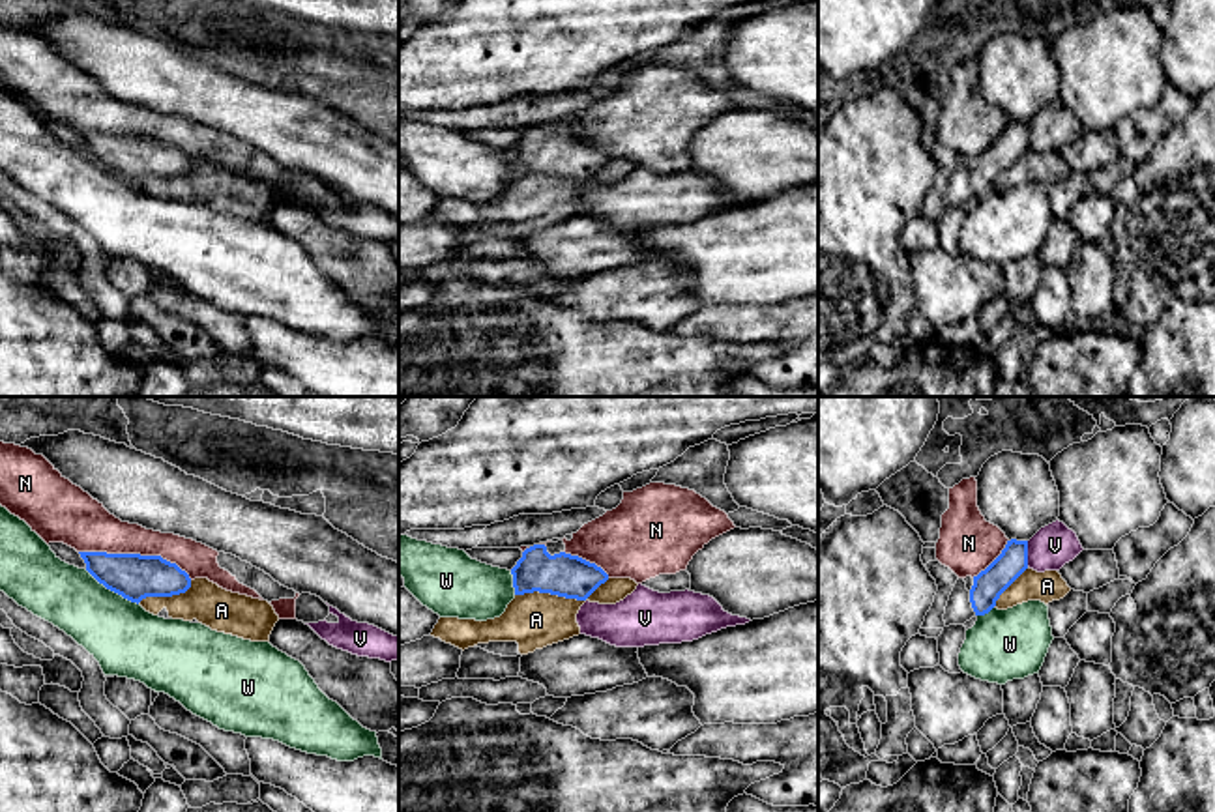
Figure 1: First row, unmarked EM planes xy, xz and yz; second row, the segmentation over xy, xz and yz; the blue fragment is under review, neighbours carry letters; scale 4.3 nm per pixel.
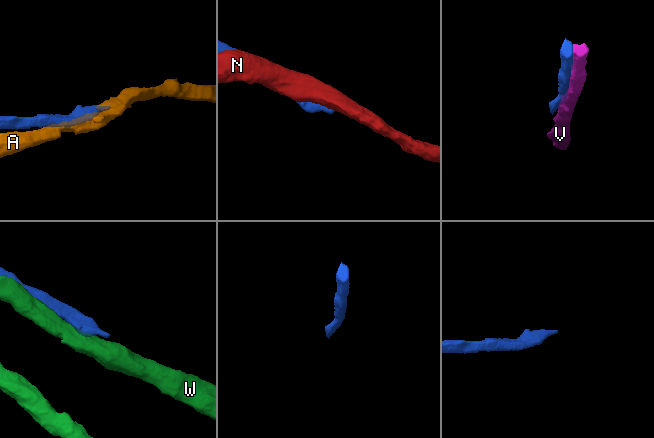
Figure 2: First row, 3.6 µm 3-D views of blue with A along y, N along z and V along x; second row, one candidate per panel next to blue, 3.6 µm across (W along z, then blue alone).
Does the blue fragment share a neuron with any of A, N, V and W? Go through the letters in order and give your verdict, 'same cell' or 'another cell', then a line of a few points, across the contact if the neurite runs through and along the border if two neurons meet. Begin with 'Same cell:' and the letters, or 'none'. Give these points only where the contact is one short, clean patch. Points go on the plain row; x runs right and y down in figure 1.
Same cell: none
A: another cell
N: another cell
V: another cell
W: another cell

